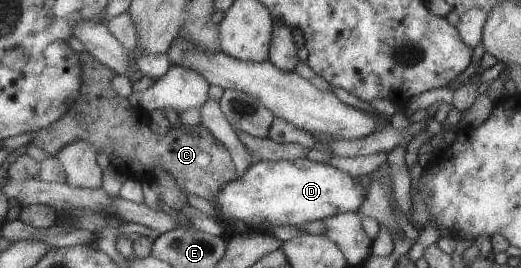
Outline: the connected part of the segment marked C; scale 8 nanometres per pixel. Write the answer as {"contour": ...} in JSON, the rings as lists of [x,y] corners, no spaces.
{"contour":[[[89,51],[80,54],[84,73],[82,94],[68,115],[52,125],[34,133],[32,144],[46,149],[53,156],[59,156],[68,146],[86,139],[90,141],[101,158],[114,161],[116,167],[129,177],[145,181],[158,181],[160,171],[170,171],[180,191],[186,195],[198,195],[214,204],[220,189],[239,179],[231,155],[226,147],[211,135],[204,125],[171,128],[166,135],[154,133],[149,113],[137,109],[131,99],[120,96],[114,88],[118,71],[101,63]]]}

